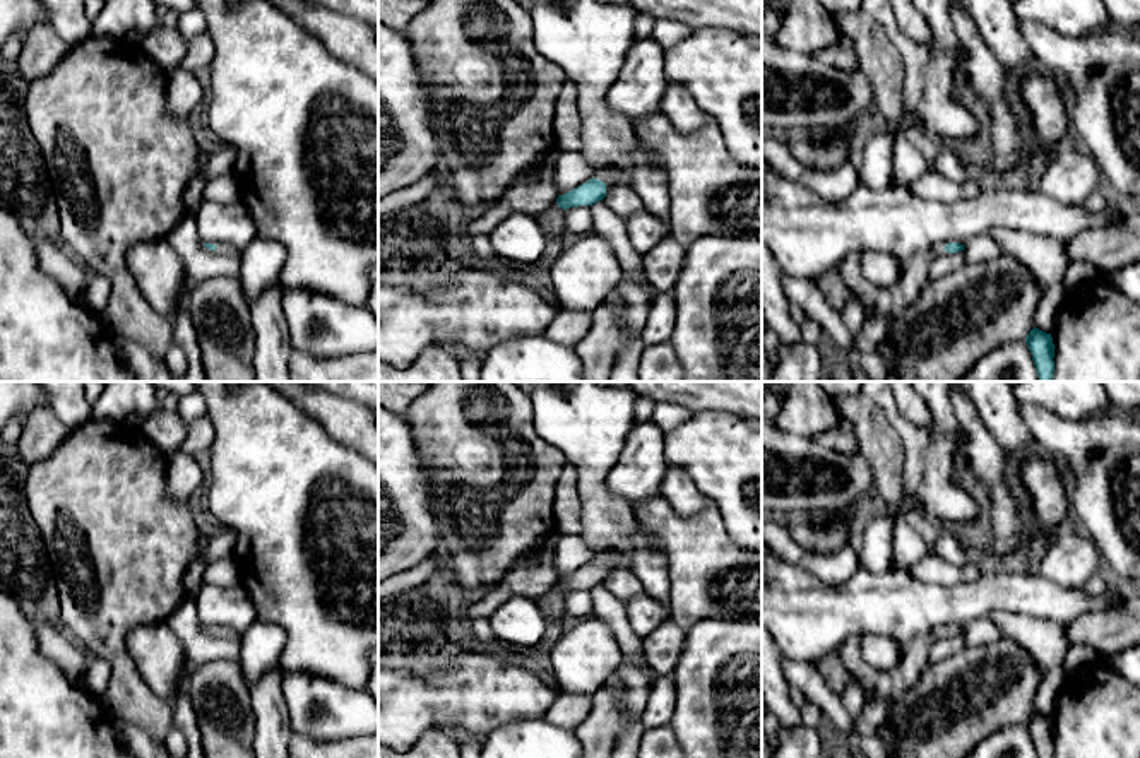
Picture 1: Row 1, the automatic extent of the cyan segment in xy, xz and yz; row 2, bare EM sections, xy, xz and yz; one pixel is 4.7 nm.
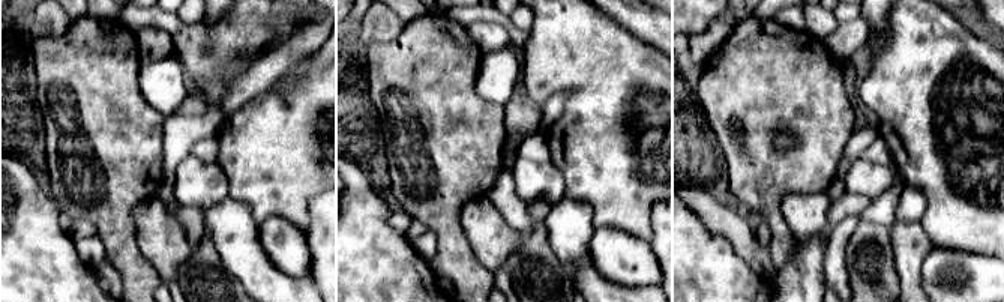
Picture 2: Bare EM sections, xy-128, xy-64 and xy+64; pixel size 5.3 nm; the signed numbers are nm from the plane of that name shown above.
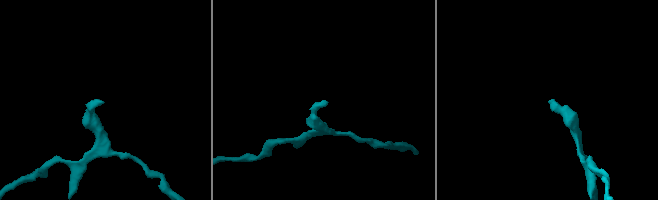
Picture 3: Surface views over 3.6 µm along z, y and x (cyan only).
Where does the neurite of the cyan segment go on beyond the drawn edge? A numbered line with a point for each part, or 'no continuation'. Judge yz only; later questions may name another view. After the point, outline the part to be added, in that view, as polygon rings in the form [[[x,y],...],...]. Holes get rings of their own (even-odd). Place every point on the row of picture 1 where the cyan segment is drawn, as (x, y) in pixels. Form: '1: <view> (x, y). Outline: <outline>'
1: yz (875, 300). Outline: [[[935,245],[904,258],[899,281],[888,287],[880,287],[864,279],[861,270],[861,252],[849,252],[839,265],[839,270],[868,317],[888,315],[895,318],[916,301],[928,281],[931,262],[941,253],[945,253],[945,245]]]

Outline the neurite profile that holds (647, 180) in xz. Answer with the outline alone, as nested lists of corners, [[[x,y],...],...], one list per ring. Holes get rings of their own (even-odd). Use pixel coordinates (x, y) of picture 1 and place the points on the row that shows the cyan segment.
[[[637,135],[630,187],[642,198],[644,209],[669,226],[669,192],[666,175],[656,166],[656,159],[645,151]]]

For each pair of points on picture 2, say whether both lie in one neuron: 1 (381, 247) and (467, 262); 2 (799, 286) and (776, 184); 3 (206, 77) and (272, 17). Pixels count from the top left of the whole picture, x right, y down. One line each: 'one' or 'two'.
1: two
2: two
3: one

